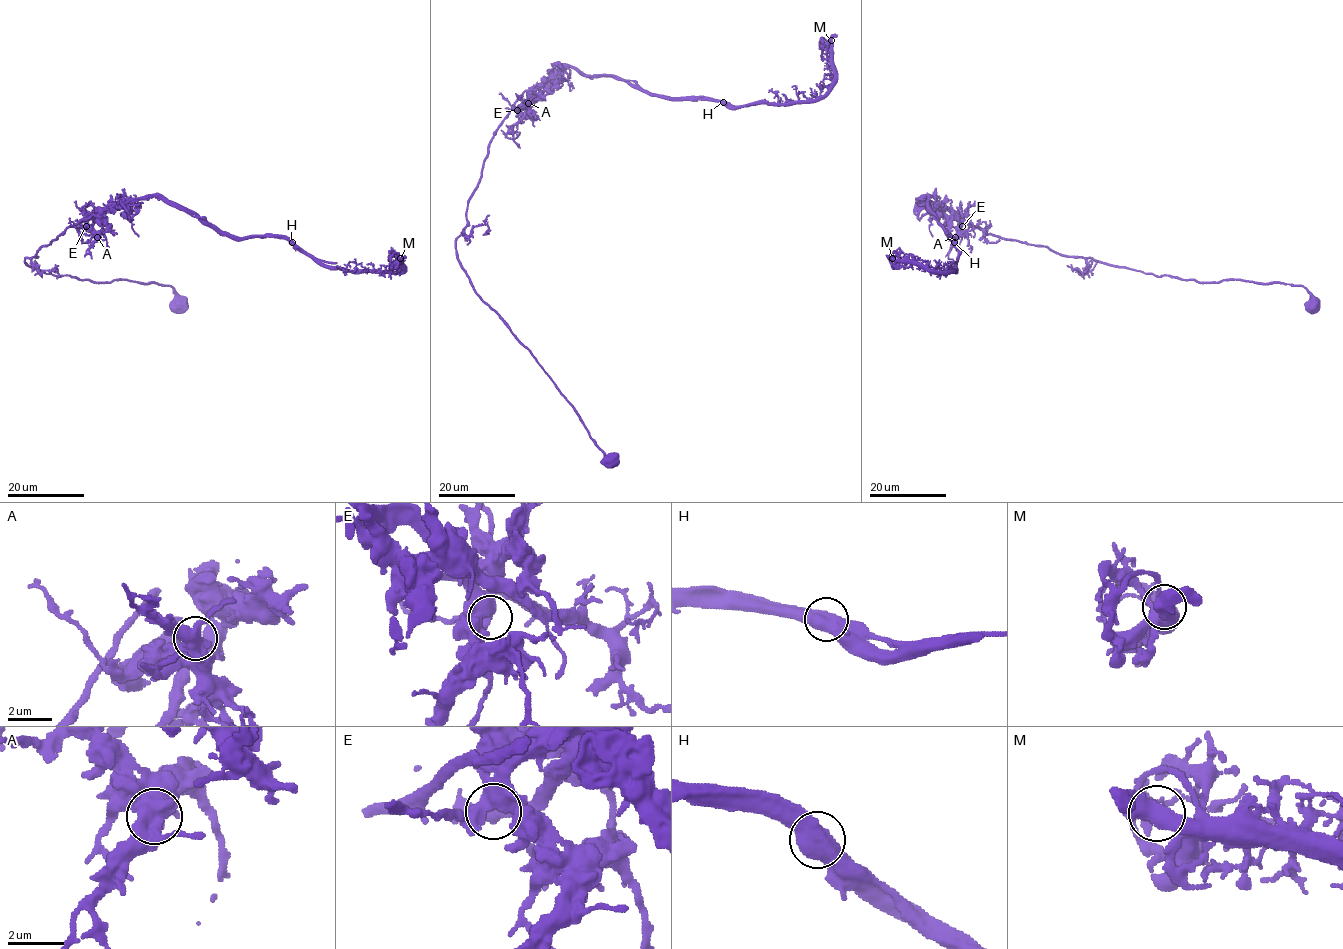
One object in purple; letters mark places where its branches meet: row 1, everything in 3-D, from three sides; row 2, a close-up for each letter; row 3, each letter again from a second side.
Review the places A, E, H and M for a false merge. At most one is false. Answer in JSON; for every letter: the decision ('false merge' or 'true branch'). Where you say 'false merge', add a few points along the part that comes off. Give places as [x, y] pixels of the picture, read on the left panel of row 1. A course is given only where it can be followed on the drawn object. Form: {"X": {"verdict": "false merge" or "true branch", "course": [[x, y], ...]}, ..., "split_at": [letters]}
{"A": {"verdict": "true branch"}, "E": {"verdict": "true branch"}, "H": {"verdict": "false merge", "course": [[291, 242], [273, 236], [230, 238], [159, 196], [121, 198], [99, 207], [87, 222], [95, 237], [92, 258]]}, "M": {"verdict": "true branch"}, "split_at": ["H"]}

